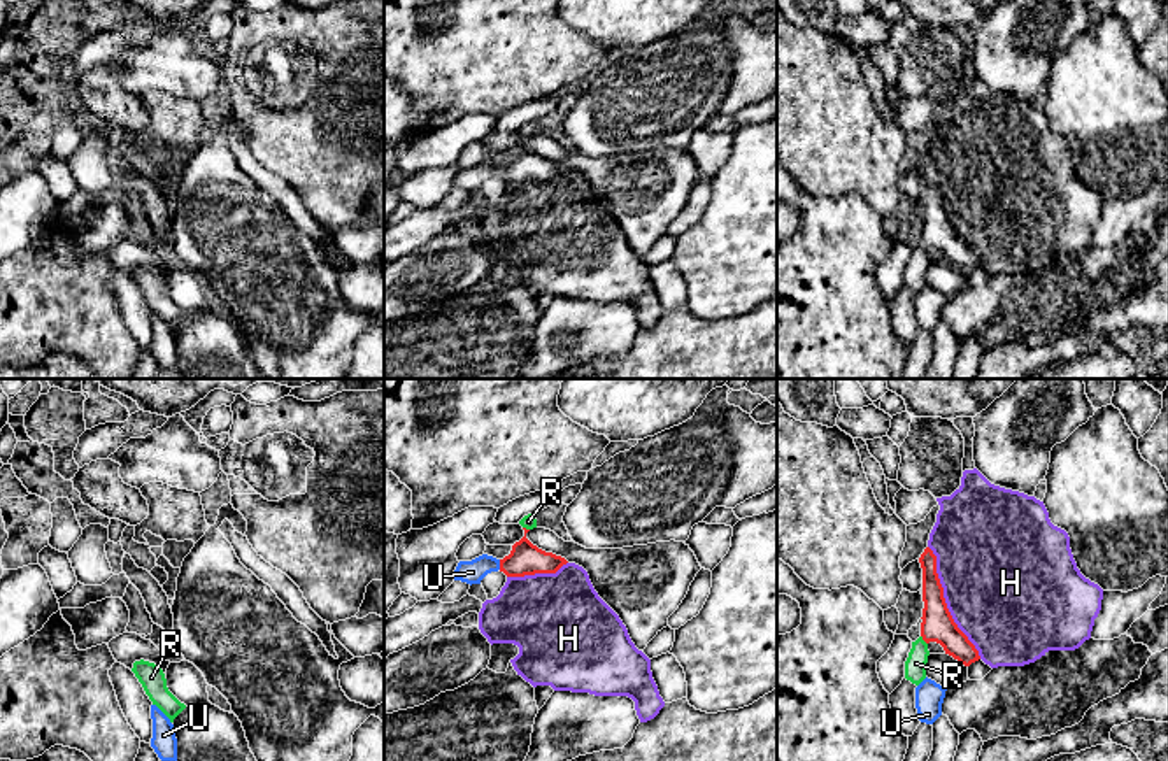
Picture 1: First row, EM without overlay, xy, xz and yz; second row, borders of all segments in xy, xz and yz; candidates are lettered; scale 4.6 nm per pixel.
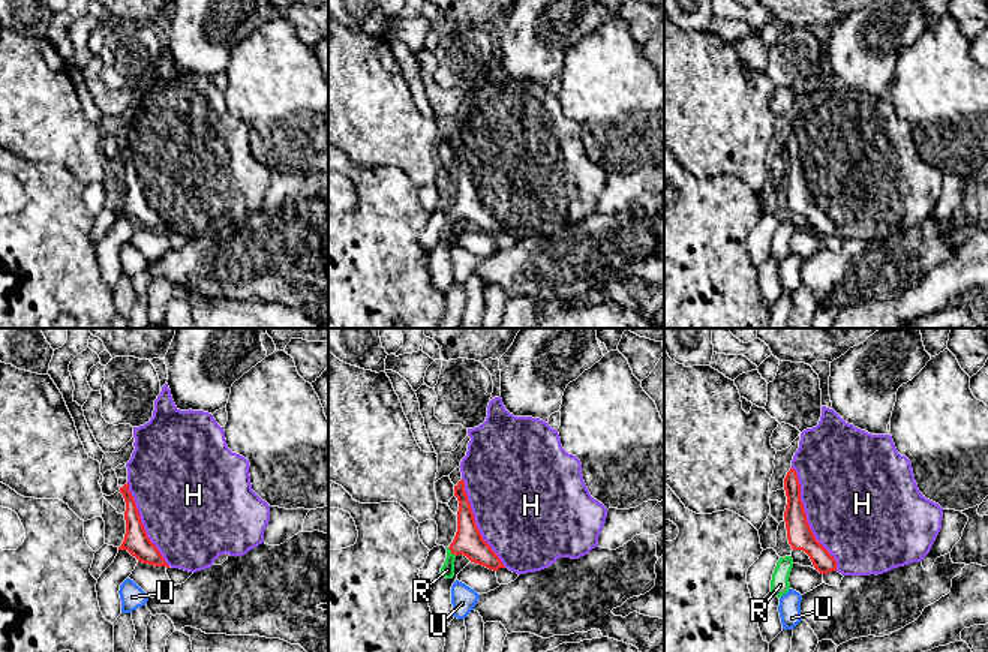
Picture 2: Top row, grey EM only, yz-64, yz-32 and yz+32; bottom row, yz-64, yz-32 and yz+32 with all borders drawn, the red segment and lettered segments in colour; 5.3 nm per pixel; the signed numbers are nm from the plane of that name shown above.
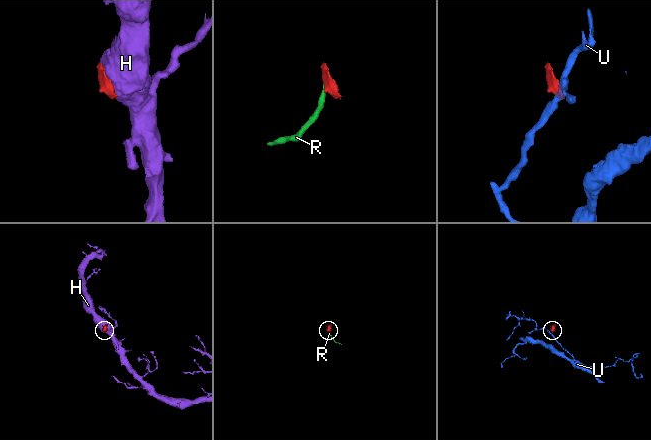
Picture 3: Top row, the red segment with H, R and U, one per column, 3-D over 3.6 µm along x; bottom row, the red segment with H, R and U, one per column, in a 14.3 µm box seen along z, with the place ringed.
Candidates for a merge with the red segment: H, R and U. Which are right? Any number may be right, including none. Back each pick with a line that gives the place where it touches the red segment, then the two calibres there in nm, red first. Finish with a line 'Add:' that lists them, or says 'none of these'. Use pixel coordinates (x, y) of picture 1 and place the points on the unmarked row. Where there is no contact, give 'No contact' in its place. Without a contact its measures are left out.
H: Touches red at yz (944, 209). Thickness 150 nm (red) against 480 nm
R: Touches red at yz (923, 246). Thickness 150 nm (red) against 100 nm
Add: H, R

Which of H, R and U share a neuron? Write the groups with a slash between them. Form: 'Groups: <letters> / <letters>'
Groups: H R / U

